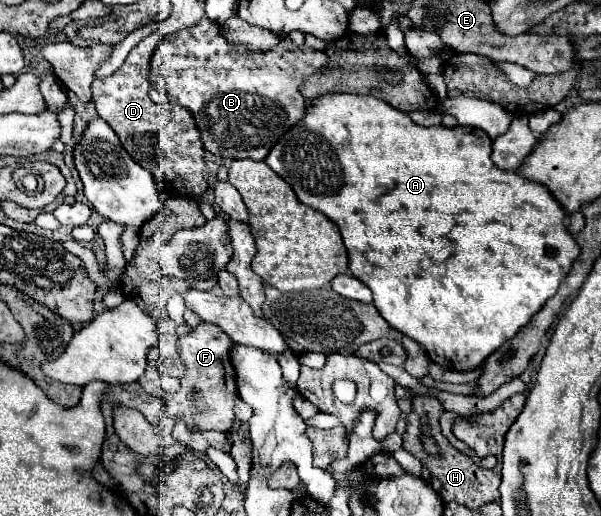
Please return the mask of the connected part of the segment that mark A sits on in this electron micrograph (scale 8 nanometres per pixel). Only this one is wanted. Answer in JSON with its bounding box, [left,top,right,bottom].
[265,95,581,371]

